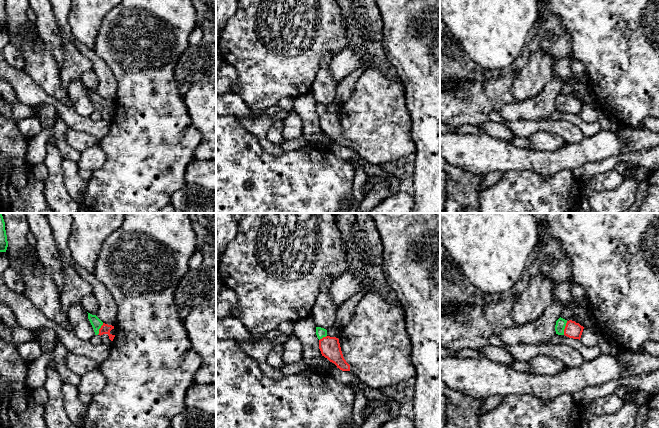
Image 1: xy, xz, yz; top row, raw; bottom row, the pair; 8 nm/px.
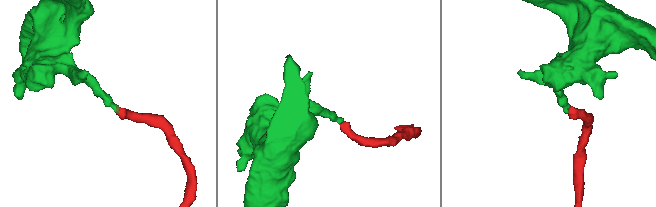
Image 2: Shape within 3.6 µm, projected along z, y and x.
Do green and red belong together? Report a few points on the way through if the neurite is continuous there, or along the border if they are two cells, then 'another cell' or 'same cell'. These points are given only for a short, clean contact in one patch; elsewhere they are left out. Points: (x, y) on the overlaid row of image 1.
way yz (560, 325), (564, 328), (574, 330); same cell

